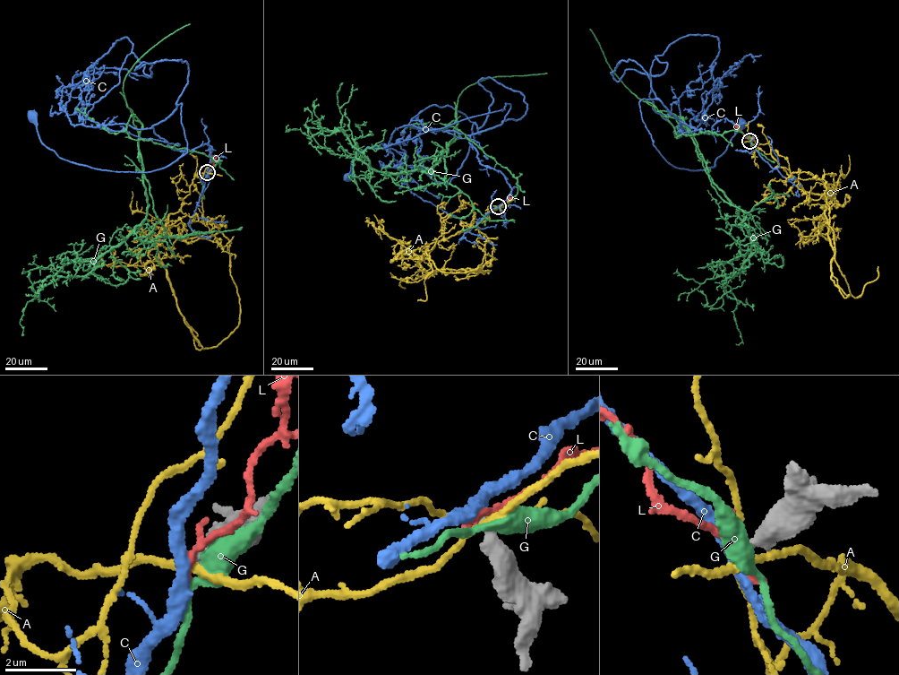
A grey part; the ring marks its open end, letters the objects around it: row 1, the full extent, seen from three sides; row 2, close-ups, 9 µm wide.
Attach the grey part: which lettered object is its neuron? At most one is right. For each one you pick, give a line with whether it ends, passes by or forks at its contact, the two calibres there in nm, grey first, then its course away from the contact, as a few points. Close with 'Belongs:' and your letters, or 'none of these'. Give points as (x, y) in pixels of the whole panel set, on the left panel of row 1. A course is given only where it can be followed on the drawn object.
Belongs: none of these

